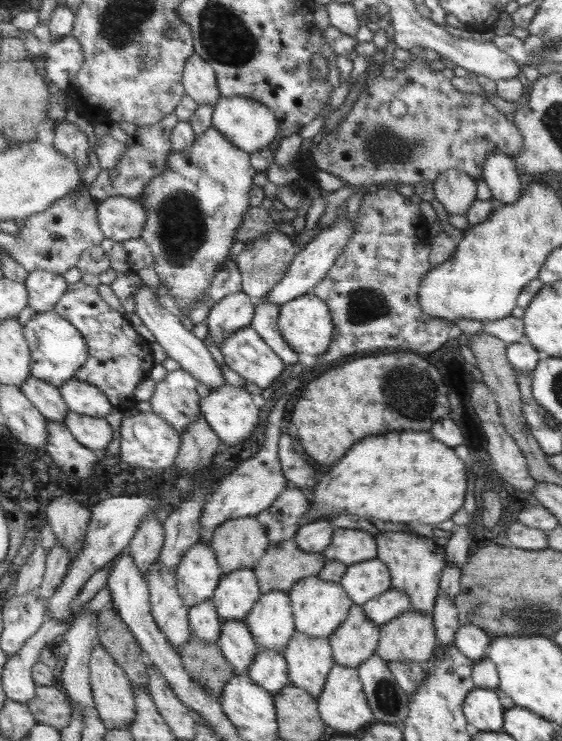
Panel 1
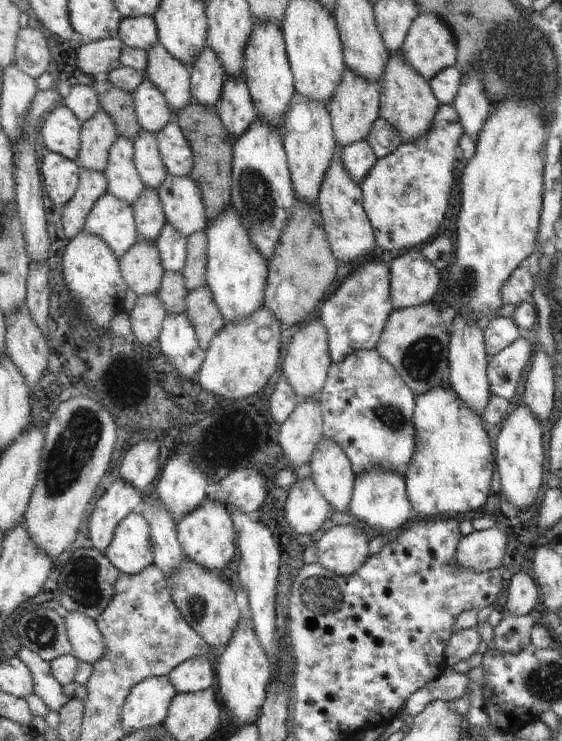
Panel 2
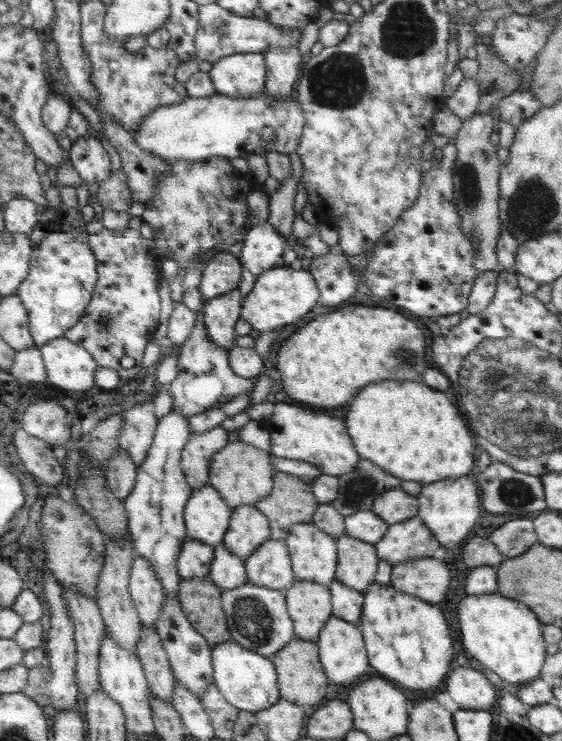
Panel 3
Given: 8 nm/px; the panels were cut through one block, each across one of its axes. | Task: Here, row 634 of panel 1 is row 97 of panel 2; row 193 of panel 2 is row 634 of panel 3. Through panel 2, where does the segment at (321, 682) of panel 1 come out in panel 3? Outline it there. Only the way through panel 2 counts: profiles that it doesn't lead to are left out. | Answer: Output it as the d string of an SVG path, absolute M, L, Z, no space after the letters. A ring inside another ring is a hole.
M299 580L285 592L296 636L317 642L323 626L334 615L332 592L327 585Z

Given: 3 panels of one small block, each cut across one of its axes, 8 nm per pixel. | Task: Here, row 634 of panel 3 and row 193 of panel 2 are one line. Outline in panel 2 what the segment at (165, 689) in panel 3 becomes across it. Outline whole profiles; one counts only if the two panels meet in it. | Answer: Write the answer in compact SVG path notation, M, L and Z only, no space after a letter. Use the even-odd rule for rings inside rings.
M146 187L134 204L134 213L141 238L155 242L168 223L158 190Z

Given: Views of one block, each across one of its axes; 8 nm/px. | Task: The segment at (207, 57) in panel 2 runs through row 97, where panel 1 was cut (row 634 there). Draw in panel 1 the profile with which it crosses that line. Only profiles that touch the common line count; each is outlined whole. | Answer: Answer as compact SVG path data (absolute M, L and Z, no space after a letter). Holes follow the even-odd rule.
M212 600L190 608L190 624L193 634L206 642L218 642L223 632L223 620Z

